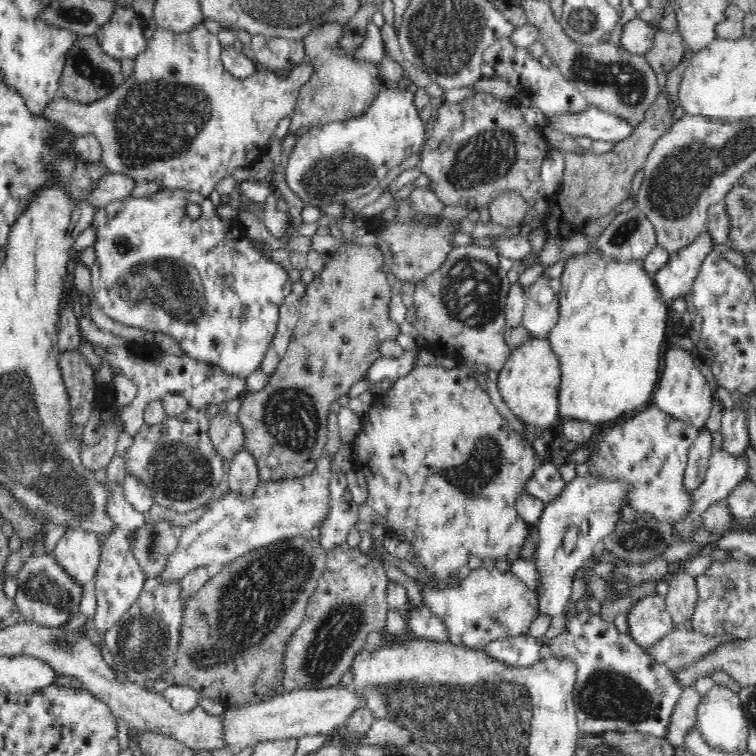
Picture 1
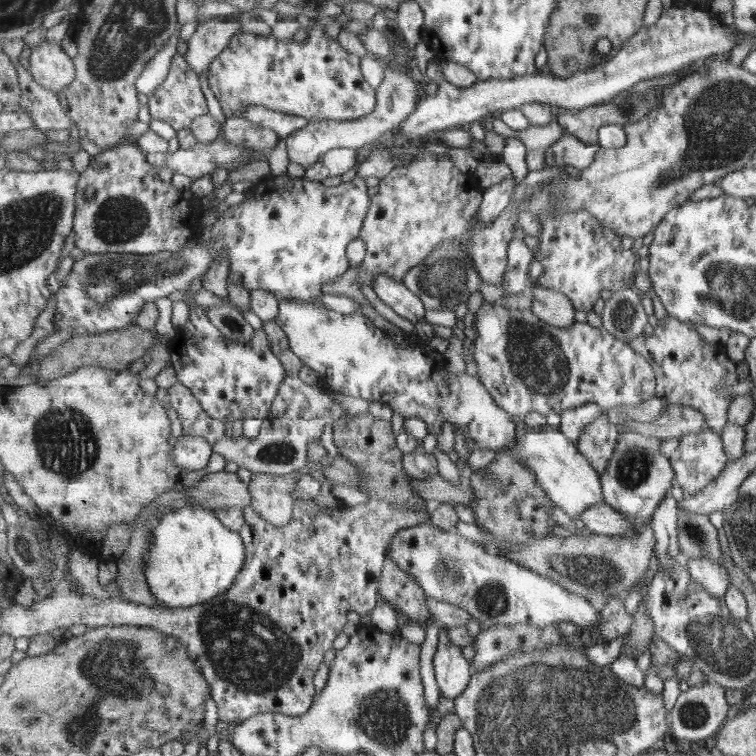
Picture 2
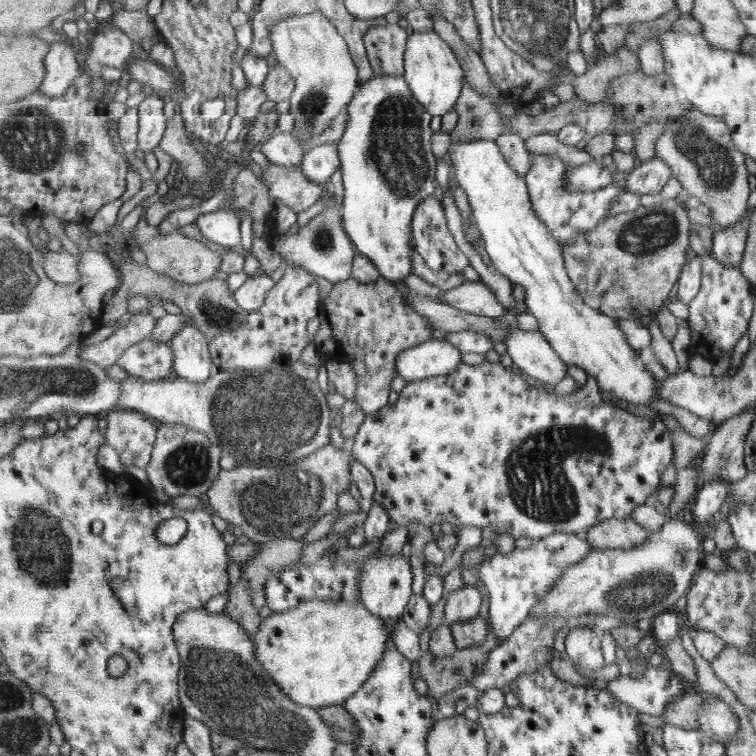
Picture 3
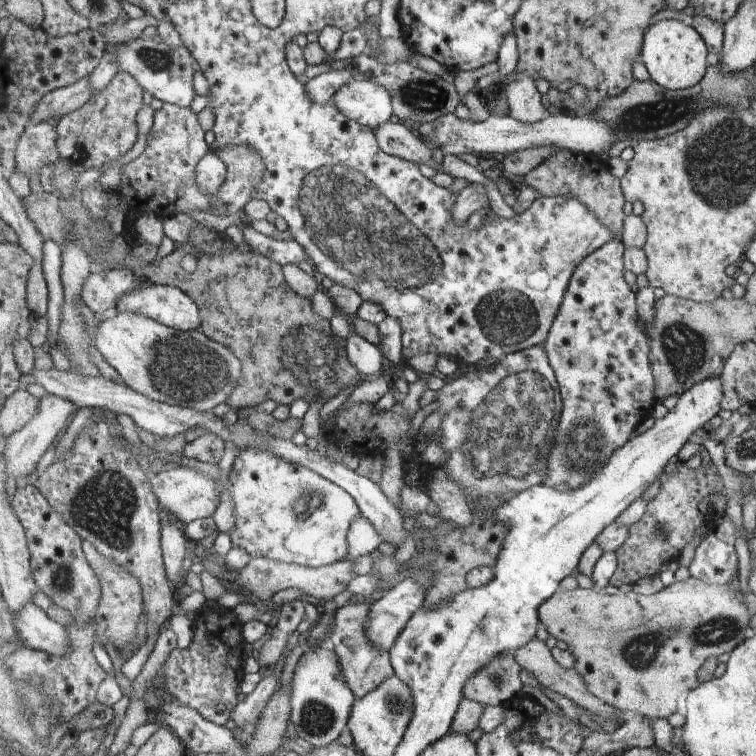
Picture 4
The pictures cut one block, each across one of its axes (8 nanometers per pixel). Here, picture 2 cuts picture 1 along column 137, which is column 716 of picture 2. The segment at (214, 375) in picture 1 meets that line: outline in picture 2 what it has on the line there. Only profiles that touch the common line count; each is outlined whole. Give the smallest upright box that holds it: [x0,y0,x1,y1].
[629,315,739,433]

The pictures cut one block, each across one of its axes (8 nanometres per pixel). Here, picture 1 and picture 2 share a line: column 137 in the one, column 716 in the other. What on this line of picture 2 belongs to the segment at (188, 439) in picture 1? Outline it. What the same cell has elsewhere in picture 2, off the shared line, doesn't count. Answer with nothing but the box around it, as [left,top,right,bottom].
[670,430,729,496]

